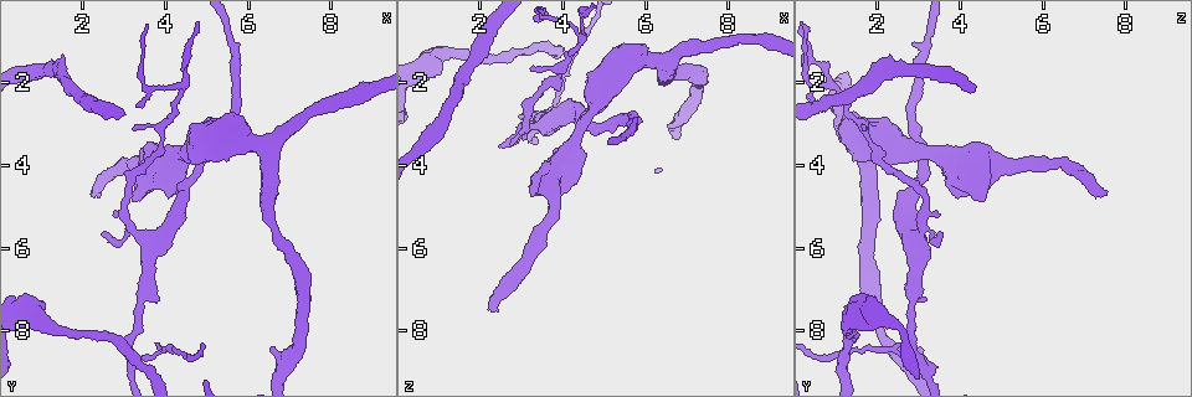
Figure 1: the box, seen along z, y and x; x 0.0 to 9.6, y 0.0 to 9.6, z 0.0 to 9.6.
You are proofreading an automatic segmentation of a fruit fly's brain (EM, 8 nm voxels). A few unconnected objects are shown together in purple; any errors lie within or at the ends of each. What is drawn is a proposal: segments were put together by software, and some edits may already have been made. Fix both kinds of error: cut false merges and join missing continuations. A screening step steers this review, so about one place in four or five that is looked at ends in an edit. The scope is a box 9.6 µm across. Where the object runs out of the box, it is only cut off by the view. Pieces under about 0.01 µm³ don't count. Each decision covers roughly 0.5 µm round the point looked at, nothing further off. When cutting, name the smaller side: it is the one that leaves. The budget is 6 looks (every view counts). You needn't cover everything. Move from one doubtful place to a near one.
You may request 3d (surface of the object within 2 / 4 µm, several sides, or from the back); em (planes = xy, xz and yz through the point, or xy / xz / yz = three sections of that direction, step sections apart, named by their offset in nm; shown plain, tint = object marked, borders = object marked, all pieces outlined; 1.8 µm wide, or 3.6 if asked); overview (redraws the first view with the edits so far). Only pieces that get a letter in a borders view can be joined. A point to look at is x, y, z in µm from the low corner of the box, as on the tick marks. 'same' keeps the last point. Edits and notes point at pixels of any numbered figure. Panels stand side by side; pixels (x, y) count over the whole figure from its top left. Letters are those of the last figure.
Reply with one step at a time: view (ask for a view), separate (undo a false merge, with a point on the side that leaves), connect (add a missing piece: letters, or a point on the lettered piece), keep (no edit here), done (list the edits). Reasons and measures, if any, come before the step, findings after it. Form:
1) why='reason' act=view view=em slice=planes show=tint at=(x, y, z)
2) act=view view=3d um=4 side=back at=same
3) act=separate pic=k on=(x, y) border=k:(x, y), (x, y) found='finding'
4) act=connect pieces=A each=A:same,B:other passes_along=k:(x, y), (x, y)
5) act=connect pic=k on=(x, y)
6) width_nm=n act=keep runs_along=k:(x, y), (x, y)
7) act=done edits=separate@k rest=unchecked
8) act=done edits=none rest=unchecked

why='branch stops here' act=view view=em slice=yz step=8 show=borders at=(2.75, 5.20, 3.55)

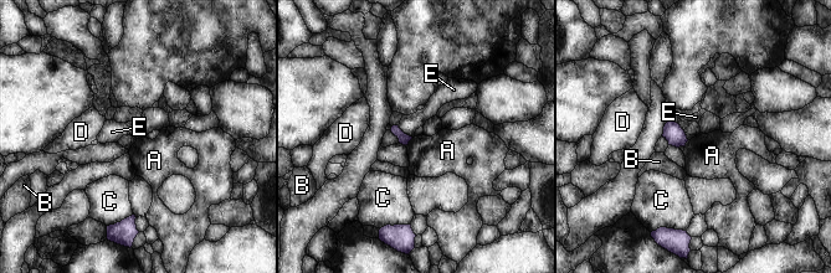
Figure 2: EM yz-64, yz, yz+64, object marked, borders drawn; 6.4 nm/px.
act=view view=em slice=planes show=borders at=same

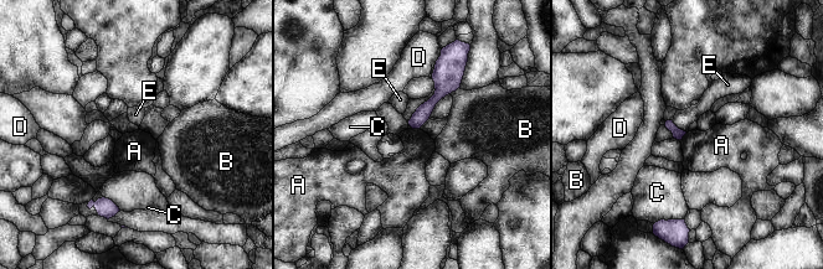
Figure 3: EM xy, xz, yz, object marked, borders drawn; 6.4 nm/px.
act=keep each=A:other,B:other,C:other,D:other,E:other found='none of them fits'

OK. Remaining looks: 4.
why='abrupt turn' act=view view=em slice=yz step=16 show=tint at=(4.45, 2.05, 0.90)

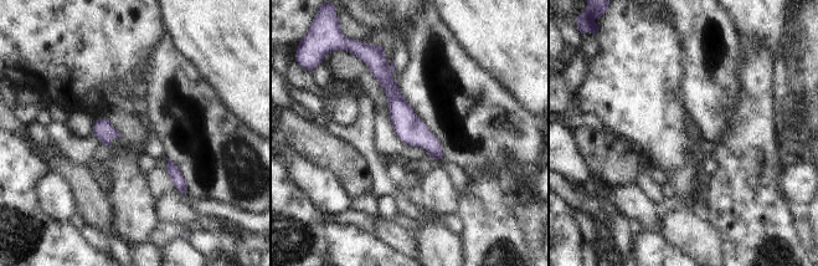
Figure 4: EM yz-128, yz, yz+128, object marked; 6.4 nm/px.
why='cut it another way' act=view view=em slice=xz step=8 show=borders at=same

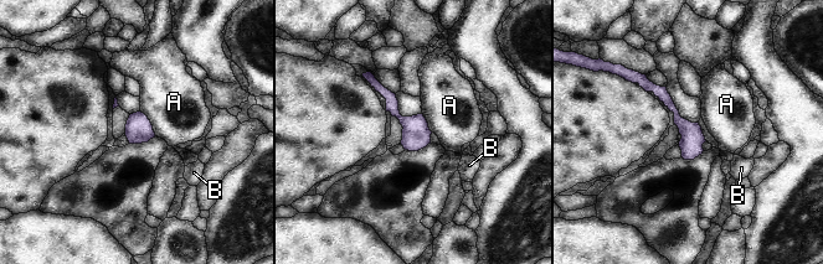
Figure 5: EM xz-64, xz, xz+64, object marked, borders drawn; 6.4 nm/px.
act=keep each=A:other,B:other border=5:(140, 110), (149, 120), (155, 135) found='one neuron here'

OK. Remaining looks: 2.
act=done edits=none rest=unchecked

